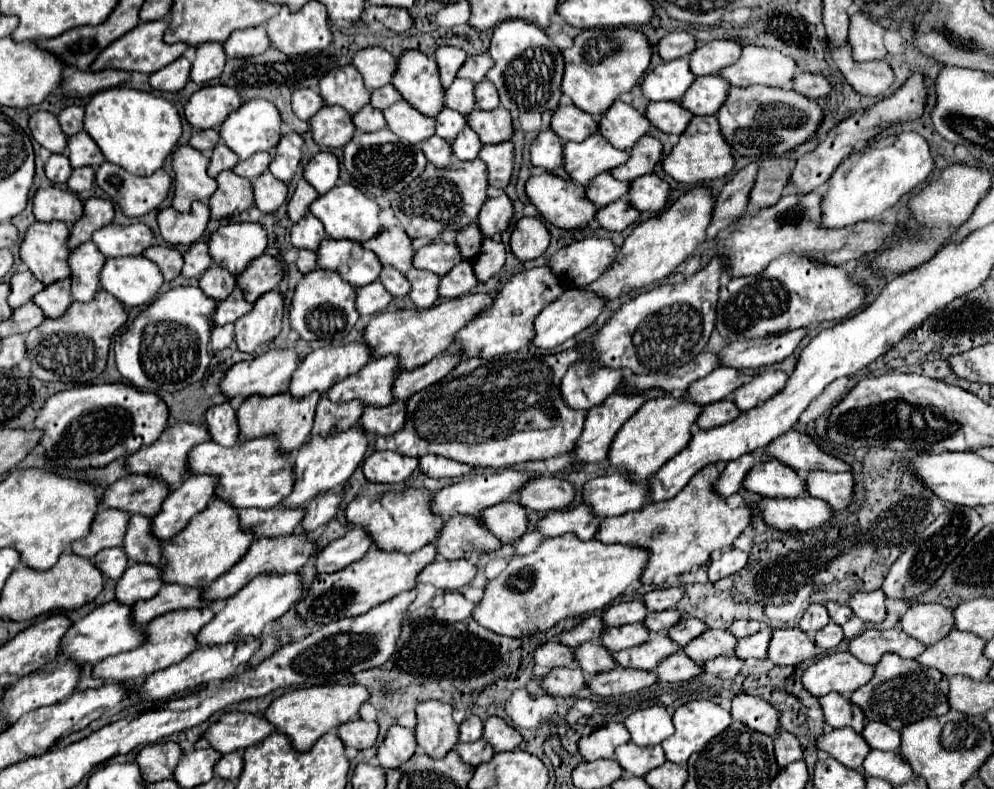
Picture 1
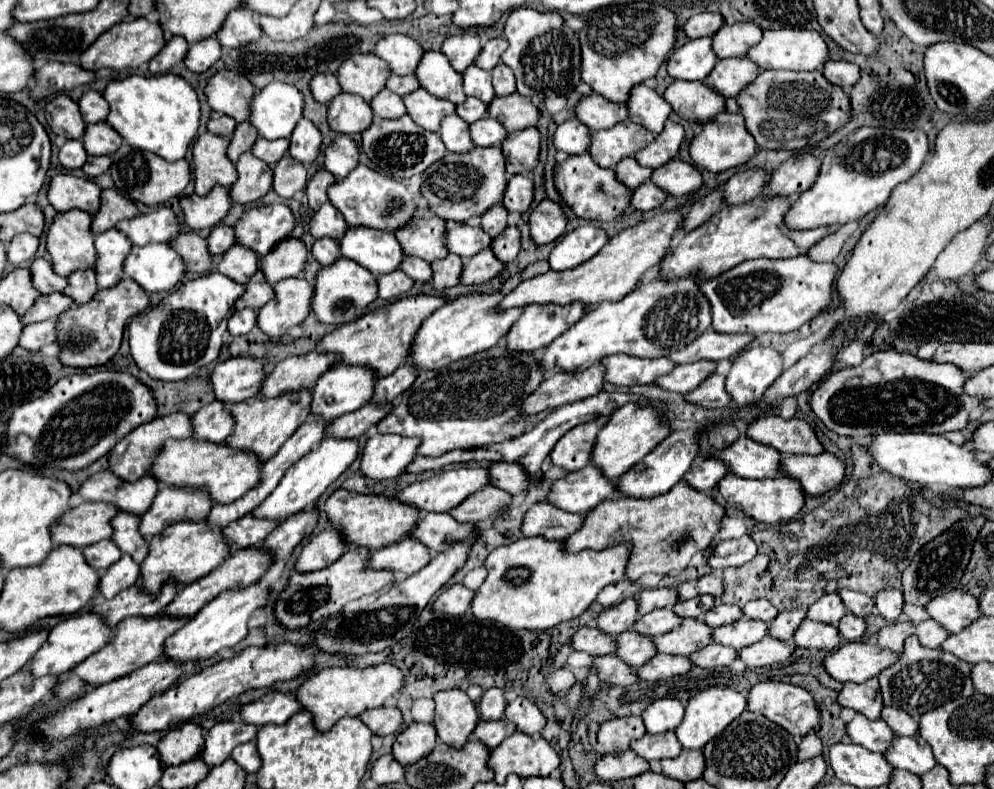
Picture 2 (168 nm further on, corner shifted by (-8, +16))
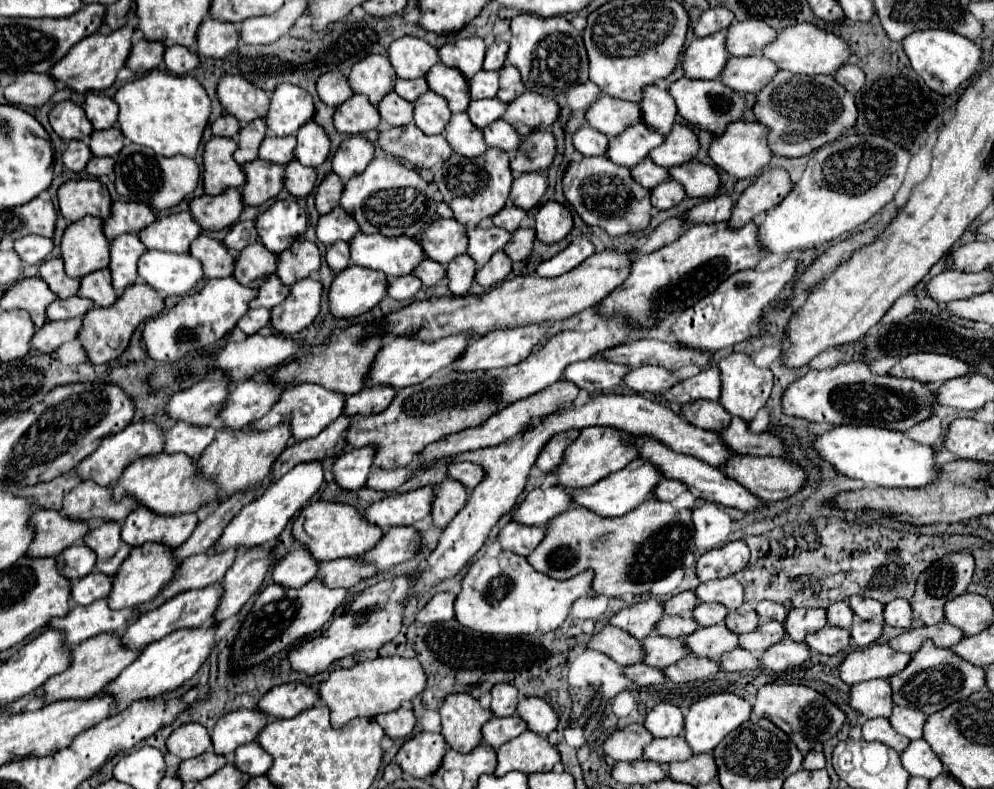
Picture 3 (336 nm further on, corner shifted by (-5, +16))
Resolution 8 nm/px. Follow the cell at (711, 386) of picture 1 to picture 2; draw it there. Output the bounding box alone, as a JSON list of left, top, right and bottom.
[655,360,715,394]

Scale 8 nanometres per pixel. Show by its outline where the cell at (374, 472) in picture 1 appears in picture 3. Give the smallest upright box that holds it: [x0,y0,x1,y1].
[332,448,374,490]

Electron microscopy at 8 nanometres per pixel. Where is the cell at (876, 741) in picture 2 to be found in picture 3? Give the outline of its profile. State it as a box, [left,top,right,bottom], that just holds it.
[862,718,910,752]

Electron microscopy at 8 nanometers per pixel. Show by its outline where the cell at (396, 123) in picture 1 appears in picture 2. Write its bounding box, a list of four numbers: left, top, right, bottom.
[403,88,455,132]

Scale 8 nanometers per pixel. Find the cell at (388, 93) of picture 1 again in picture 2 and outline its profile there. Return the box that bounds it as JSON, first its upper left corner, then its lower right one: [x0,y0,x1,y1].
[387,74,419,96]

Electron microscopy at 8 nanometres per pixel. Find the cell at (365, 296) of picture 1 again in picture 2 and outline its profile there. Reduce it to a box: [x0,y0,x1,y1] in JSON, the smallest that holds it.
[377,270,413,300]

